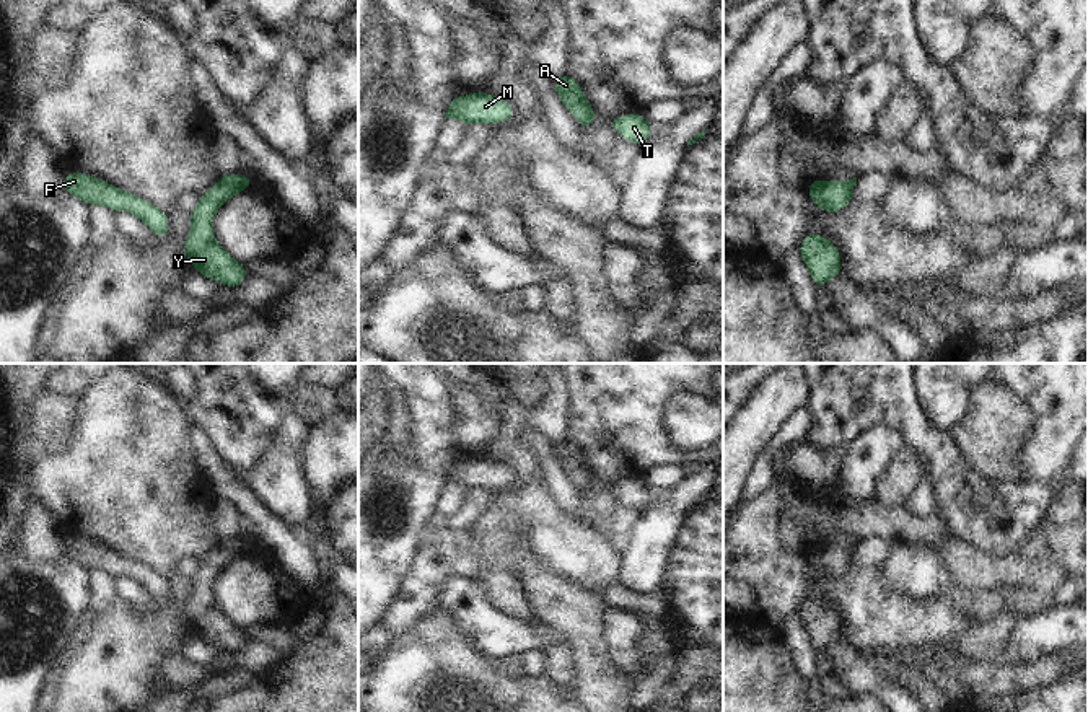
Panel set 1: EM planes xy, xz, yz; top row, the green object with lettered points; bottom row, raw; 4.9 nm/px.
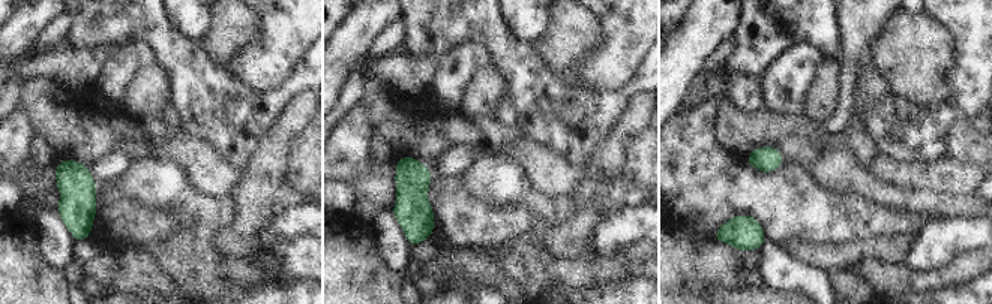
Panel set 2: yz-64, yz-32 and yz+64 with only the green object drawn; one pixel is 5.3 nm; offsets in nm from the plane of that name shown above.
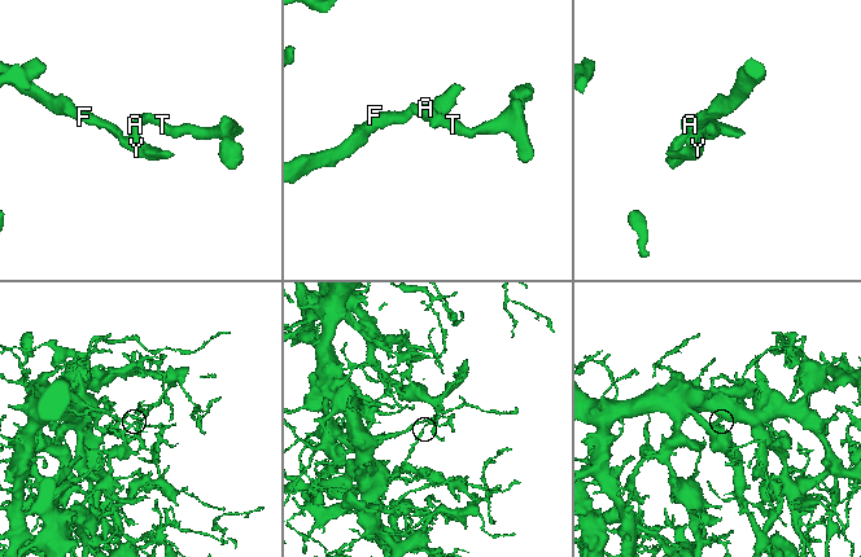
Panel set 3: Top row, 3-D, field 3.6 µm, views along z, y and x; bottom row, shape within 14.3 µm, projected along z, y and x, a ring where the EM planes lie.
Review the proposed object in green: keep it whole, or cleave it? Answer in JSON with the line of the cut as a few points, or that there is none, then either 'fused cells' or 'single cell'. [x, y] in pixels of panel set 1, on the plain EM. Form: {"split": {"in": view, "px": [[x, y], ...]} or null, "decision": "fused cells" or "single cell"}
{"split": null, "decision": "single cell"}

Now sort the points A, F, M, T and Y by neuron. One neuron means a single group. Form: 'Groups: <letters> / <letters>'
Groups: A F M T Y.

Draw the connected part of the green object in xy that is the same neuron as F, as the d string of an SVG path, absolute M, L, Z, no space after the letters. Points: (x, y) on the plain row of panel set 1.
M65 538L64 556L88 570L104 570L114 578L125 575L138 582L156 603L168 603L169 583L148 565L122 556L86 538Z

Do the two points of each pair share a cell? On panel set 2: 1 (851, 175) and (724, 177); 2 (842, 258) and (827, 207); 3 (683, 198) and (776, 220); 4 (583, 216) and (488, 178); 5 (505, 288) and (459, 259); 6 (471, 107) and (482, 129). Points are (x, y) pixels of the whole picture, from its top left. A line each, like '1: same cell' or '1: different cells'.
1: different cells
2: different cells
3: same cell
4: different cells
5: same cell
6: different cells

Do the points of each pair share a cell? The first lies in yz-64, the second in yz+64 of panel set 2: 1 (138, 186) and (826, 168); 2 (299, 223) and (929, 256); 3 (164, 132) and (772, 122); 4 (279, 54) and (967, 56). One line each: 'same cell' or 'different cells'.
1: same cell
2: same cell
3: same cell
4: same cell

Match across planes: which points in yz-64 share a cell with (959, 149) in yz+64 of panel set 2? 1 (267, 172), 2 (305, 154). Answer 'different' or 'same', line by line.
1: different
2: same

